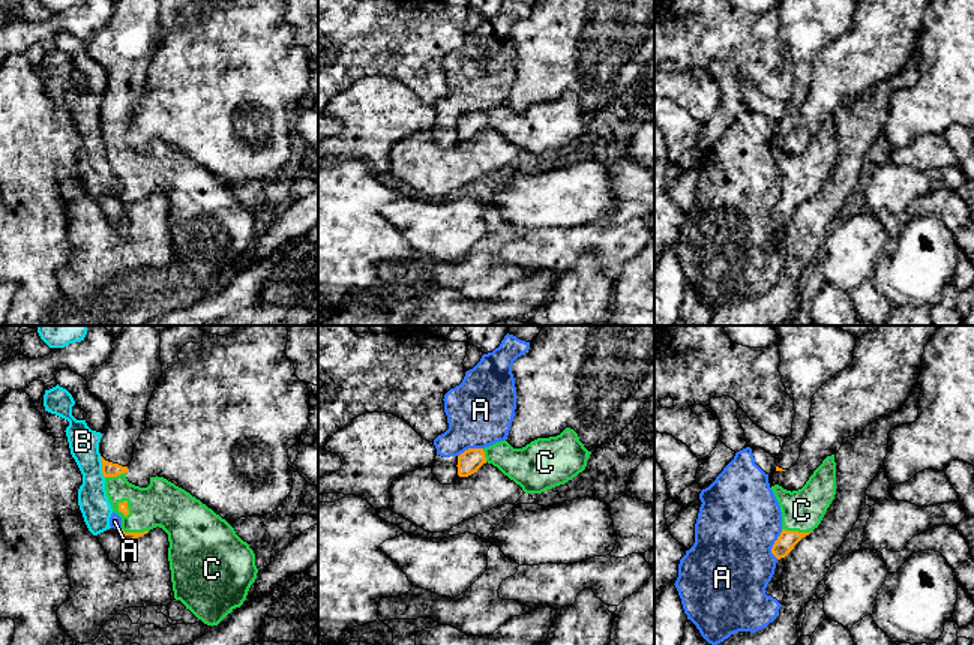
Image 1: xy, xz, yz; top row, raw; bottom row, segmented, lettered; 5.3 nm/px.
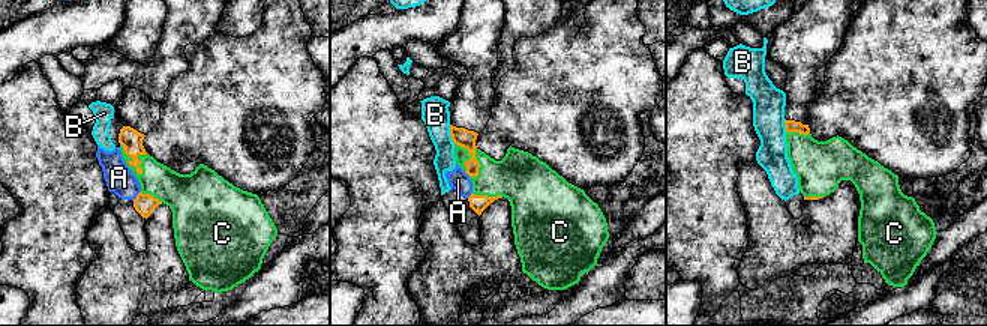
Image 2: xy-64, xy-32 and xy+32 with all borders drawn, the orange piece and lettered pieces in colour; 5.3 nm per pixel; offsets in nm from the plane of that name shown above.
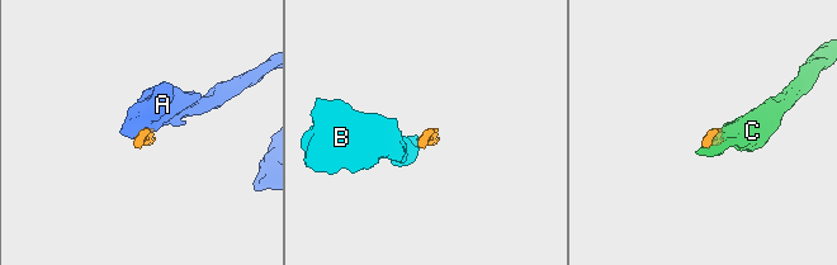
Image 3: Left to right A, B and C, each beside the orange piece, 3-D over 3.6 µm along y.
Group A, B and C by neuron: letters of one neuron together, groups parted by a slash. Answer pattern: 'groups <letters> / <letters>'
groups A B / C

